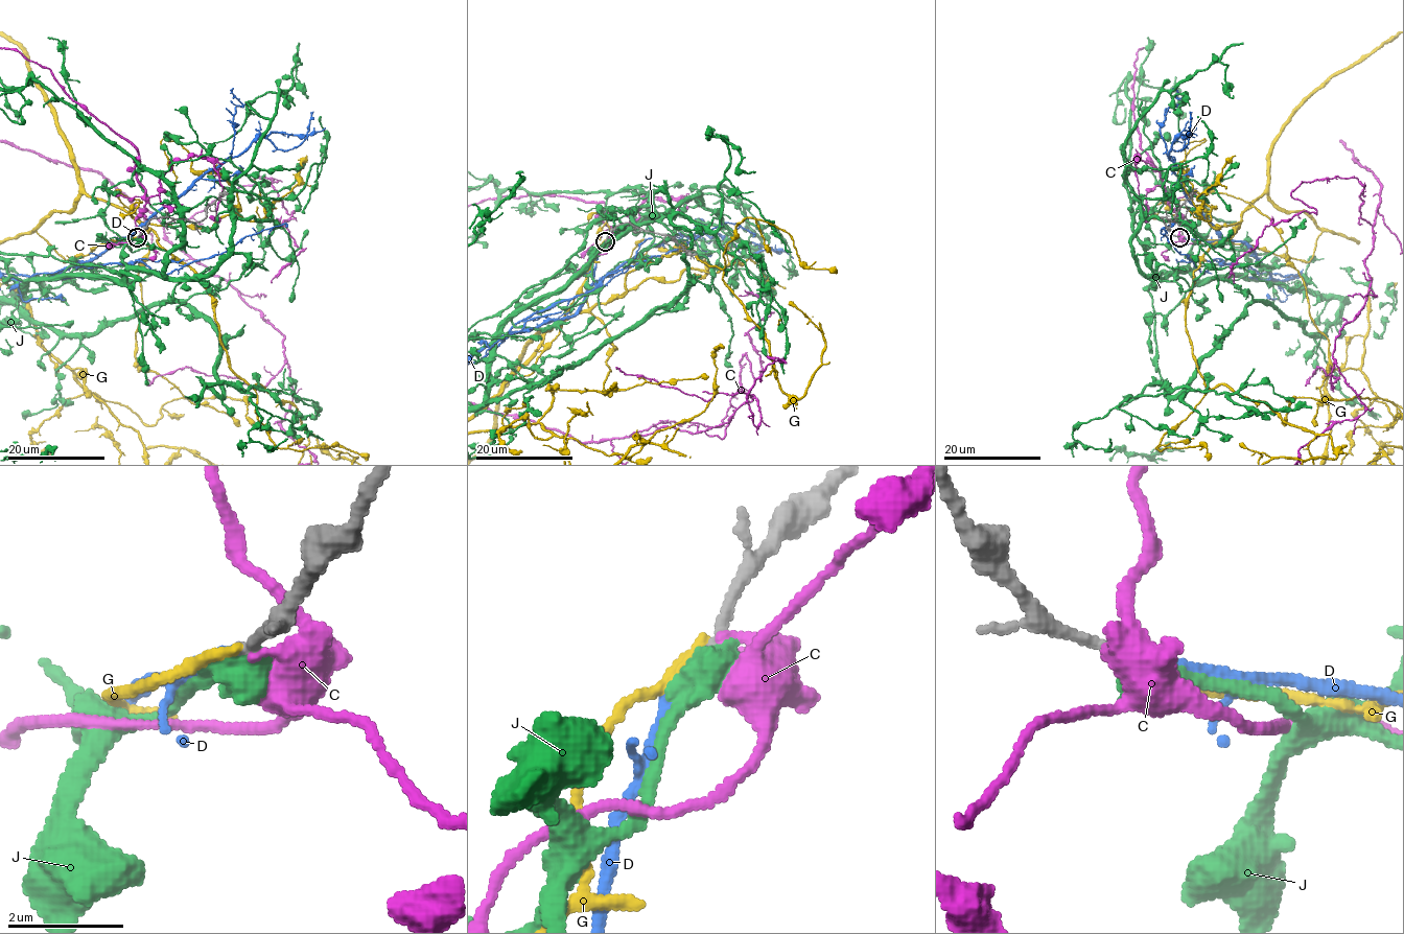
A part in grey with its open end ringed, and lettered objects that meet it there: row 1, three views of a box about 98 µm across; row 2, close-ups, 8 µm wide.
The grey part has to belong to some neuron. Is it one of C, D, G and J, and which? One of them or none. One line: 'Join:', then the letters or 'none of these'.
Join: D

